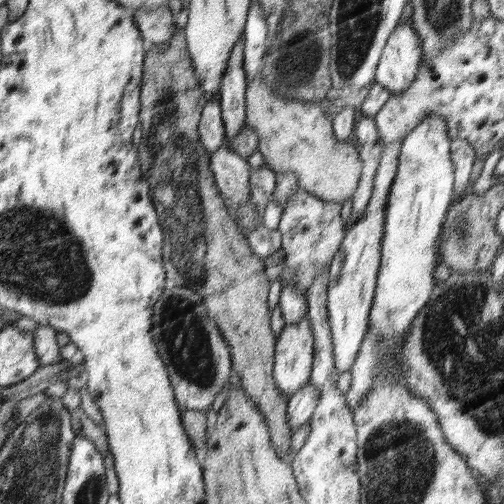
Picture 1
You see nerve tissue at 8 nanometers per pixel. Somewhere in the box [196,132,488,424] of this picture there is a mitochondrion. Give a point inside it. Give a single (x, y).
(463, 231)

